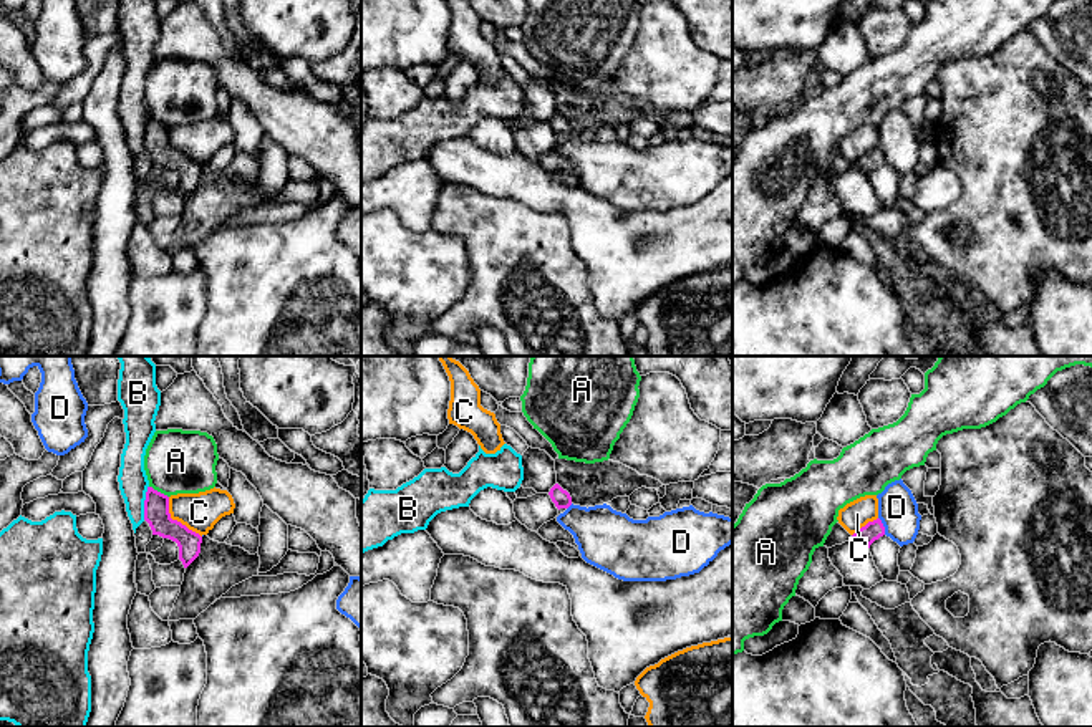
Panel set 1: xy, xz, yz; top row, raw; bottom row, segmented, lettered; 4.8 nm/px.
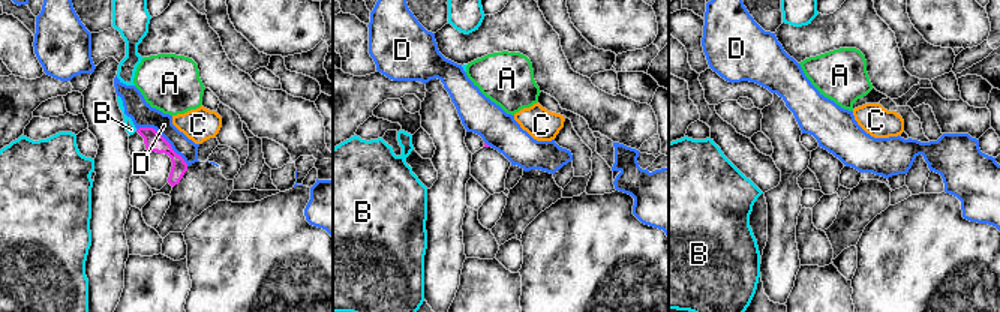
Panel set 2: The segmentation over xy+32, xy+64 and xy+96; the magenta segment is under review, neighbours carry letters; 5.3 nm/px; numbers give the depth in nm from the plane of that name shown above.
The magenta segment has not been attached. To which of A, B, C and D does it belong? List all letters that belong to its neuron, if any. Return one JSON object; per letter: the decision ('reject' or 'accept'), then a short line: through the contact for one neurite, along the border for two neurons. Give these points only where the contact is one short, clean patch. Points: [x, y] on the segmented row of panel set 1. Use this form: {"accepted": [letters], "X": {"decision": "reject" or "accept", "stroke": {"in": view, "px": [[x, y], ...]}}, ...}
{"accepted": [], "A": {"decision": "reject", "stroke": {"in": "xy", "px": [[149, 486], [168, 497]]}}, "B": {"decision": "reject", "stroke": {"in": "xy", "px": [[148, 486], [143, 519]]}}, "C": {"decision": "reject", "stroke": {"in": "xy", "px": [[168, 497], [169, 515], [201, 537]]}}, "D": {"decision": "reject", "stroke": {"in": "yz", "px": [[879, 517], [885, 534]]}}}

